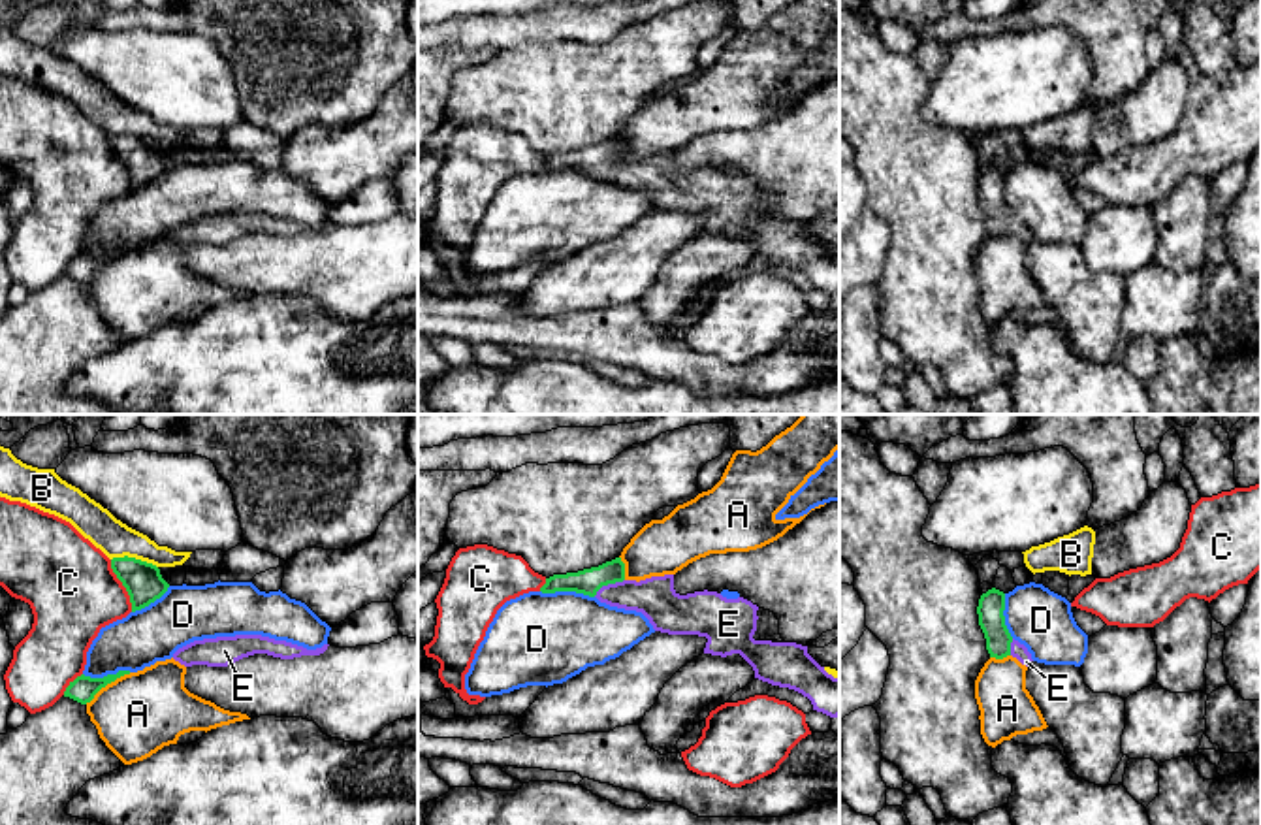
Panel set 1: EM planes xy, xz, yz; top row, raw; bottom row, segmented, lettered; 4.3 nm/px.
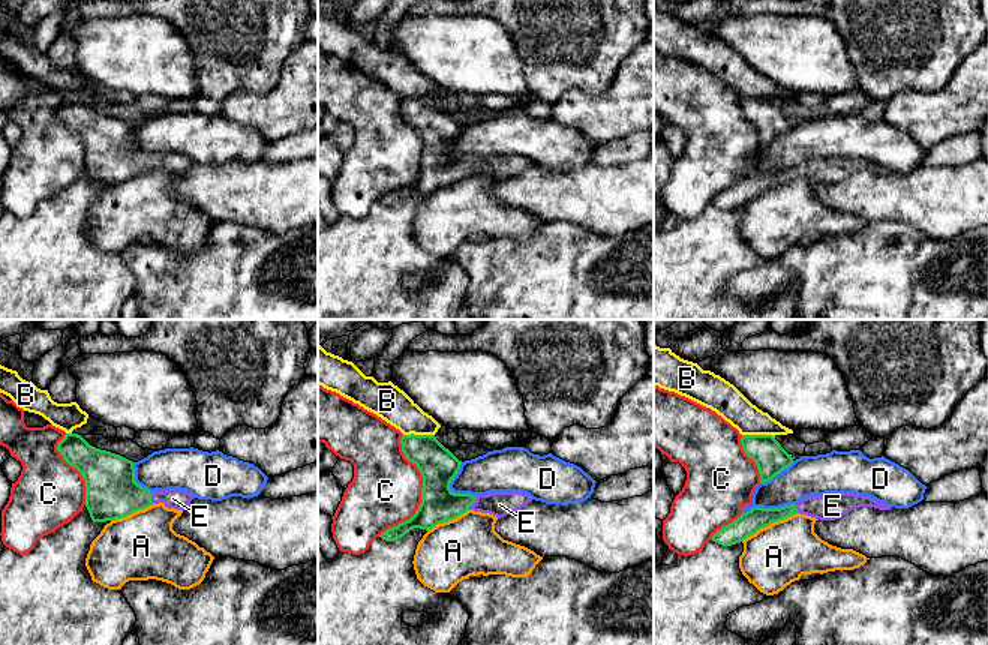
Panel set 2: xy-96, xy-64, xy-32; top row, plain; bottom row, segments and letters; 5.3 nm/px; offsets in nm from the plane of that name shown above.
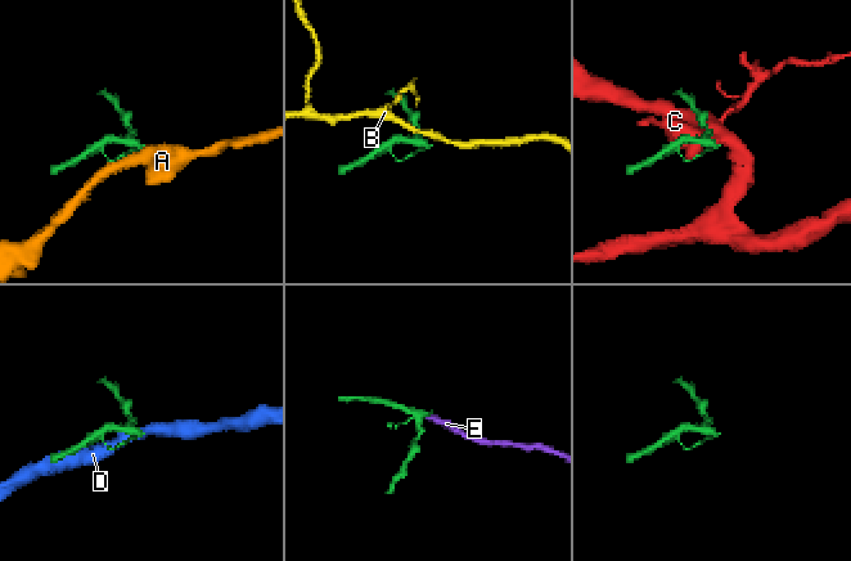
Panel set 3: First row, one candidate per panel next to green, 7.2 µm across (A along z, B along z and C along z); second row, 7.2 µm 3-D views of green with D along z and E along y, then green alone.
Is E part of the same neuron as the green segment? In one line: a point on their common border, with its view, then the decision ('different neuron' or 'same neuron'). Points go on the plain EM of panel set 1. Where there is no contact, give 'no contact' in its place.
meets green in xz at (608, 161); same neuron

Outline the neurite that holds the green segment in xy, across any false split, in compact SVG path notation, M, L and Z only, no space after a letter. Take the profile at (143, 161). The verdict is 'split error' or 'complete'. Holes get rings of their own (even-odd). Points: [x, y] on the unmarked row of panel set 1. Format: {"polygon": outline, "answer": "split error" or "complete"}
{"polygon": "M113 136L111 147L130 173L132 190L149 185L169 166L156 143L136 136Z", "answer": "complete"}

